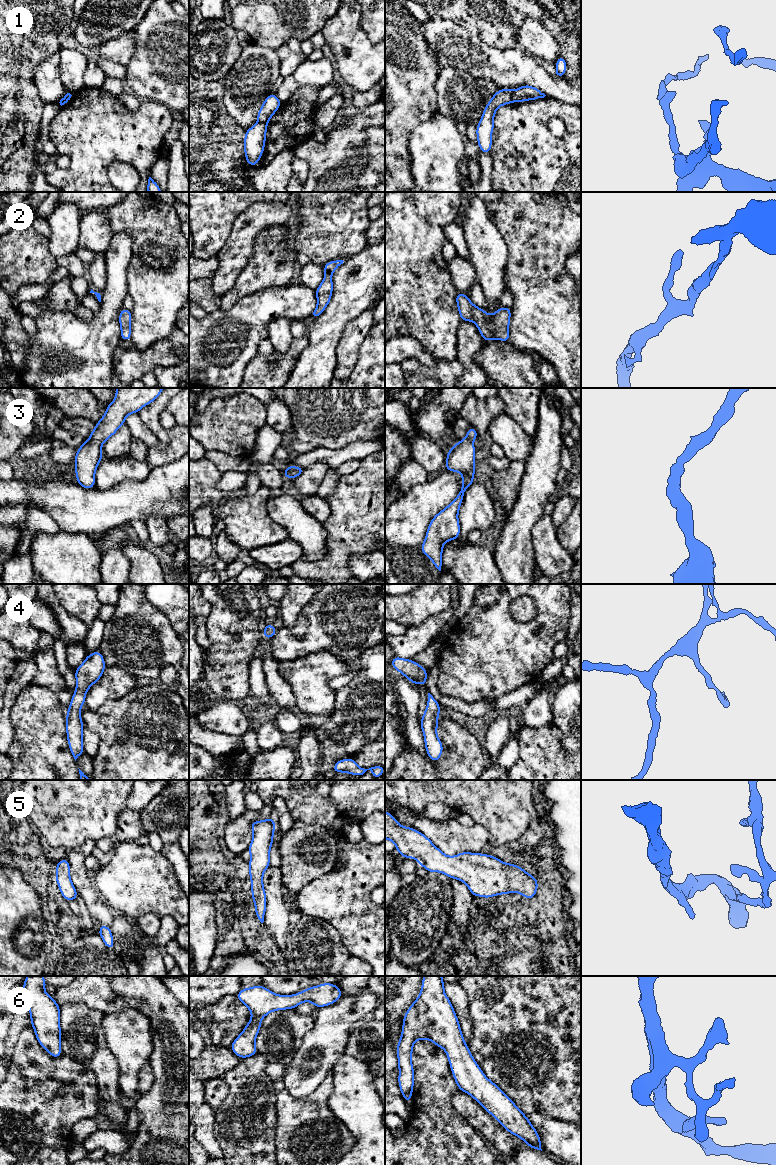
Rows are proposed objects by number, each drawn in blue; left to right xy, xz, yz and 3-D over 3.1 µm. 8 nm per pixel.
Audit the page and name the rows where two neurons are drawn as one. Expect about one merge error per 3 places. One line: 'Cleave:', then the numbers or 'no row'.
Cleave: 1

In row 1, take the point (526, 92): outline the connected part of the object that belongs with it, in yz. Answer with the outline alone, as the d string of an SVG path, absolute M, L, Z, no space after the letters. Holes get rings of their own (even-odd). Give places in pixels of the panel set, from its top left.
M523 85L516 90L512 91L512 102L522 102L544 98L546 95L542 93L538 88L530 85Z

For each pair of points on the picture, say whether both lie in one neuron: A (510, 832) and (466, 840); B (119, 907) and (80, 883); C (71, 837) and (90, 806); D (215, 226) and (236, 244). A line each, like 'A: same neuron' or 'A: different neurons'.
A: different neurons
B: different neurons
C: same neuron
D: different neurons

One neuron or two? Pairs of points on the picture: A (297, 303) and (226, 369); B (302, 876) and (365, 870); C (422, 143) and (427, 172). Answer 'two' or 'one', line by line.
A: one
B: two
C: one

